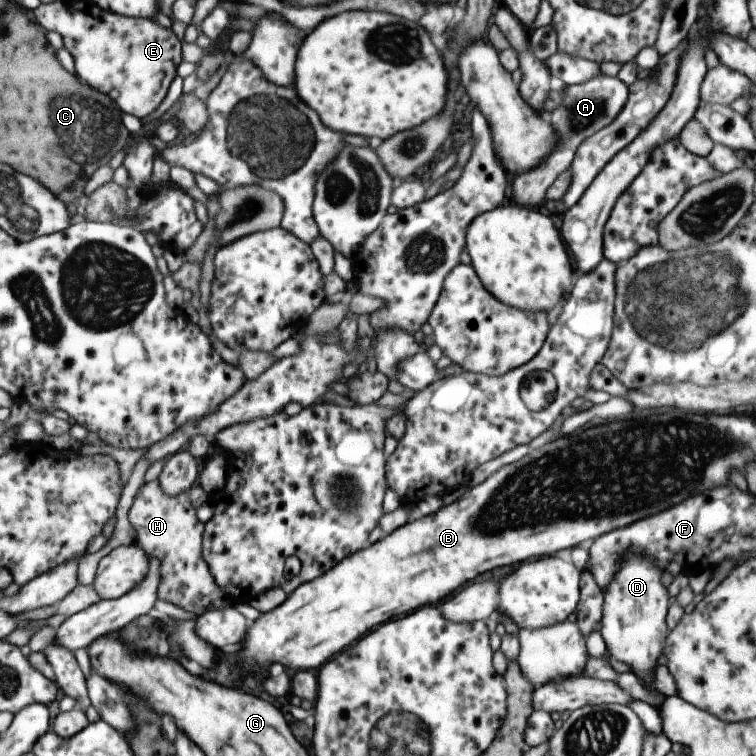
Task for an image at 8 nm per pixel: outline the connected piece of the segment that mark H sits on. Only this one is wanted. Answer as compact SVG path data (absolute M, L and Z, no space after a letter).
M157 479L143 483L138 489L126 515L136 534L134 543L148 557L159 560L159 584L155 590L157 598L194 614L195 619L205 612L223 610L223 607L227 609L232 603L215 584L201 556L203 523L197 520L196 509L189 504L187 493L165 496L157 486Z

